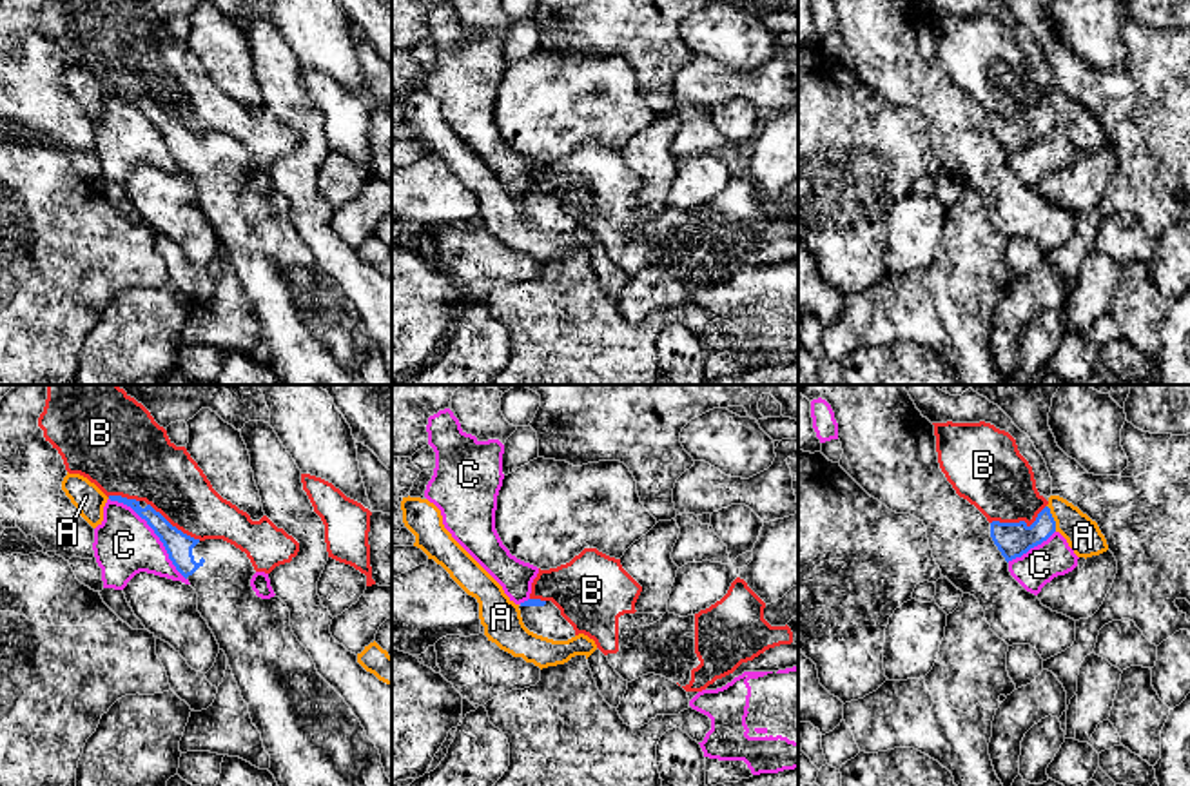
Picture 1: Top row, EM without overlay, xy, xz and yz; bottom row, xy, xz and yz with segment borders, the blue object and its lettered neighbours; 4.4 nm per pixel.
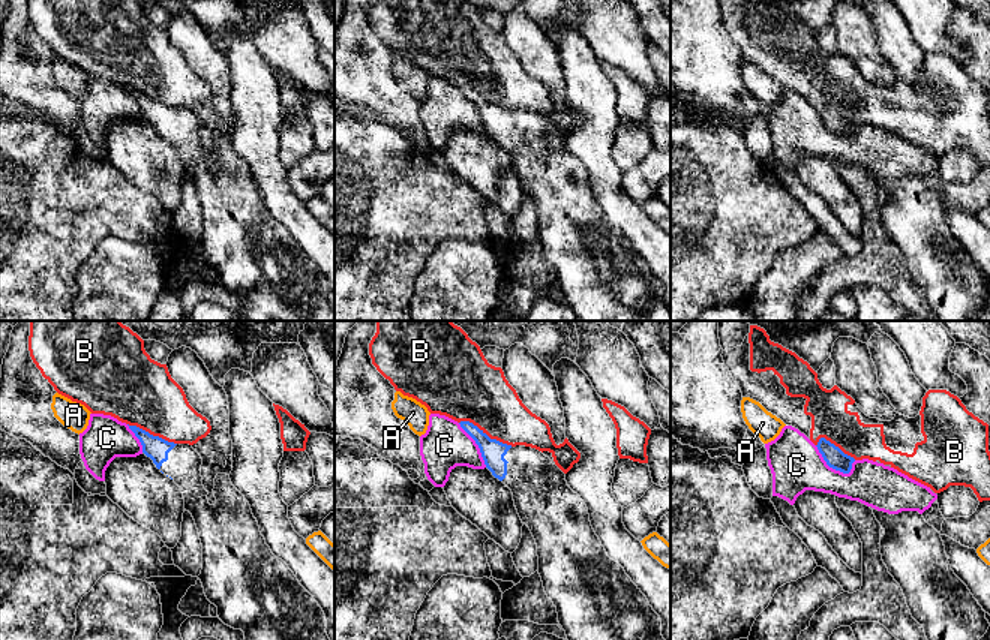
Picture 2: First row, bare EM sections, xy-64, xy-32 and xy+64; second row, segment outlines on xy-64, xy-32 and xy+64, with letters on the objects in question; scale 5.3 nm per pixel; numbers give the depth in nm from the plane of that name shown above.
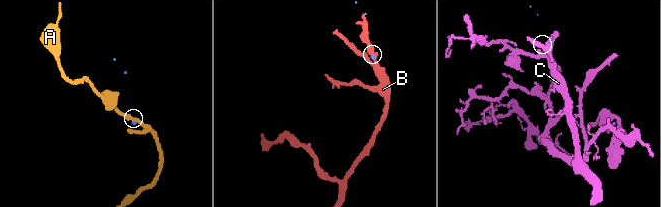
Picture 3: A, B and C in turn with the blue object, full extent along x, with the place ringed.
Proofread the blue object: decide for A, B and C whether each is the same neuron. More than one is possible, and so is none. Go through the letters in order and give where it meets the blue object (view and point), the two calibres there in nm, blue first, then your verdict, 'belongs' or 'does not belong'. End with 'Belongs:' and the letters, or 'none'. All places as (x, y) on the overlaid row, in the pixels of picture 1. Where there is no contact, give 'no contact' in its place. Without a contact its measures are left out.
A: contact yz (1053, 518); calibres 160 and 160 nm; does not belong
B: contact yz (1020, 521); calibres 160 and 320 nm; does not belong
C: contact xy (155, 532); calibres 120 and 280 nm; does not belong
Belongs: none

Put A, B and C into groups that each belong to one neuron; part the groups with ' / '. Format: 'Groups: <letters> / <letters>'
Groups: A / B / C

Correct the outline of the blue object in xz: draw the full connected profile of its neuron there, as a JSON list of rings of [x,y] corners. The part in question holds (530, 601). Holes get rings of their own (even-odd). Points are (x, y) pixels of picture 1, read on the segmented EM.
[[[528,599],[519,604],[524,626],[542,637],[553,641],[568,641],[575,637],[573,626],[561,615],[551,601]]]

